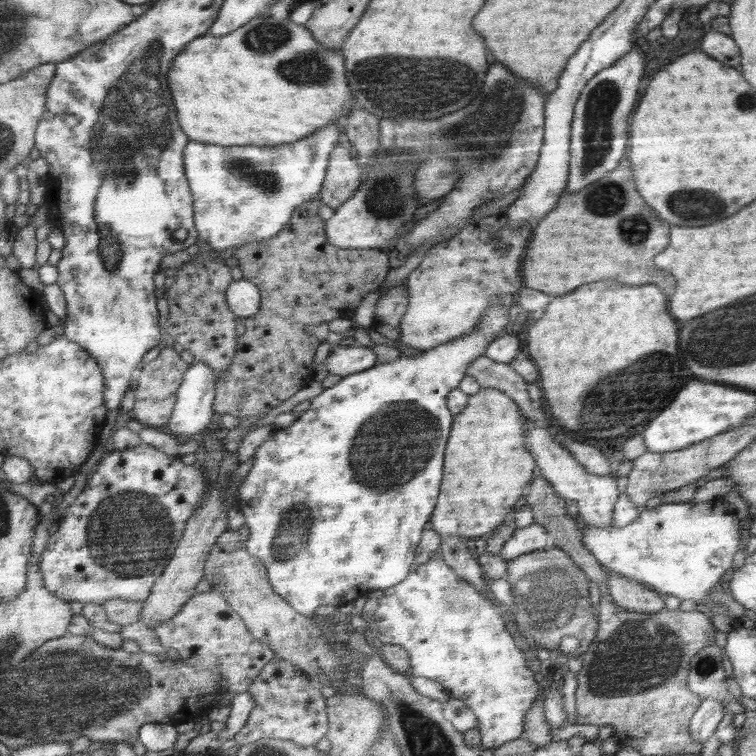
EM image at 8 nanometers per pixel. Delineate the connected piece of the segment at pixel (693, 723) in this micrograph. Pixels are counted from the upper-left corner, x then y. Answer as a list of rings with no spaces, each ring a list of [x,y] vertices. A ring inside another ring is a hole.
[[[717,698],[702,699],[700,706],[690,719],[689,736],[697,738],[702,743],[708,740],[708,737],[714,734],[720,720],[725,715],[724,705],[725,702]]]

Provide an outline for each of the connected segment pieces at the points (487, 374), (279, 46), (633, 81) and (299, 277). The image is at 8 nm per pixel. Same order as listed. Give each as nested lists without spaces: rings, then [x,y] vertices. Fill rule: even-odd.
[[[486,355],[477,356],[477,360],[466,372],[478,381],[482,389],[498,389],[513,397],[529,420],[550,426],[548,420],[551,419],[547,408],[544,404],[535,405],[530,400],[527,382],[509,363],[496,362]]]
[[[271,16],[256,18],[238,28],[238,31],[220,37],[207,33],[187,44],[183,50],[170,63],[174,66],[174,72],[170,72],[170,84],[174,84],[178,116],[182,116],[182,128],[186,128],[189,141],[202,140],[204,144],[226,146],[272,147],[306,139],[314,132],[343,117],[346,120],[346,116],[349,116],[347,108],[352,103],[352,94],[344,76],[346,72],[342,52],[328,50],[314,40],[304,25],[294,24],[289,17],[280,20]]]
[[[634,45],[627,54],[612,67],[598,72],[586,84],[577,100],[572,125],[571,162],[566,191],[578,192],[580,188],[596,183],[618,166],[628,142],[628,118],[634,110],[638,86],[648,64],[642,50]]]
[[[319,193],[294,212],[278,235],[244,244],[230,252],[235,265],[242,271],[243,279],[251,281],[260,289],[261,306],[256,315],[246,317],[246,330],[237,340],[236,355],[215,381],[215,415],[231,414],[241,420],[240,425],[223,433],[226,455],[237,452],[248,433],[248,427],[258,420],[266,420],[266,416],[270,416],[270,412],[274,412],[278,405],[286,404],[286,400],[294,400],[302,388],[310,388],[310,382],[315,380],[314,356],[318,356],[318,348],[322,348],[323,342],[310,334],[308,328],[329,323],[336,318],[352,318],[358,308],[366,304],[366,296],[370,296],[370,292],[378,292],[386,280],[390,280],[390,272],[394,272],[390,266],[390,251],[344,249],[330,244],[325,235],[325,220],[317,215],[322,205],[325,204],[321,202]]]

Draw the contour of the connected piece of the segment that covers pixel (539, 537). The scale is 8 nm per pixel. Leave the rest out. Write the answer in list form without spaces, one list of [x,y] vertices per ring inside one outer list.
[[[534,522],[530,526],[516,529],[512,537],[500,548],[497,555],[504,562],[508,562],[522,556],[522,554],[549,547],[551,540],[546,532],[546,526]]]

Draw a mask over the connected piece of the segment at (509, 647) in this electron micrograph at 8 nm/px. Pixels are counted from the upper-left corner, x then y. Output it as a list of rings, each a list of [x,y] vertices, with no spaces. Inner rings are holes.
[[[442,559],[414,566],[408,578],[397,586],[383,589],[378,608],[372,614],[372,626],[369,626],[374,638],[383,644],[397,644],[409,652],[412,676],[424,676],[439,682],[450,697],[459,698],[474,711],[479,720],[476,729],[481,734],[481,745],[487,749],[496,749],[509,740],[516,740],[525,730],[525,714],[537,703],[537,696],[543,695],[544,683],[538,682],[538,672],[526,656],[526,648],[518,644],[518,637],[510,632],[495,600],[490,600],[473,584],[459,577],[454,568]]]

